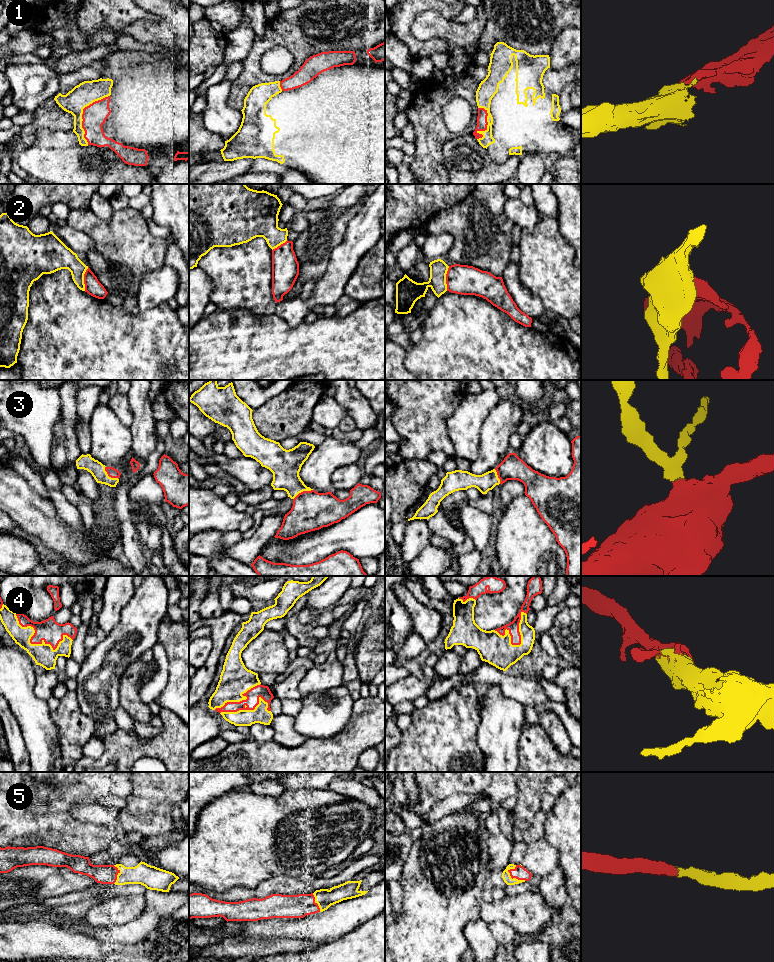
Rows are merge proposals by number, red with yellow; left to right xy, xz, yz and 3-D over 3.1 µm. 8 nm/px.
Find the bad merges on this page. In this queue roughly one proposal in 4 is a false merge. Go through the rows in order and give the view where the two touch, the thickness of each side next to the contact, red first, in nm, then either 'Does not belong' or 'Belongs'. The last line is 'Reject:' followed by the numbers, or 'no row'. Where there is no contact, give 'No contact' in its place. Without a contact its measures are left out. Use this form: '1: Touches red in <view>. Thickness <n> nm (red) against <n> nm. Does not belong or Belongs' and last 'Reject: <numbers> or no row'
1: Touches red in xy. Thickness 190 nm (red) against 190 nm. Belongs
2: Touches red in yz. Thickness 240 nm (red) against 140 nm. Does not belong
3: Touches red in xy. Thickness 80 nm (red) against 120 nm. Belongs
4: Touches red in xy. Thickness 180 nm (red) against 180 nm. Belongs
5: Touches red in yz. Thickness 110 nm (red) against 70 nm. Belongs
Reject: 2

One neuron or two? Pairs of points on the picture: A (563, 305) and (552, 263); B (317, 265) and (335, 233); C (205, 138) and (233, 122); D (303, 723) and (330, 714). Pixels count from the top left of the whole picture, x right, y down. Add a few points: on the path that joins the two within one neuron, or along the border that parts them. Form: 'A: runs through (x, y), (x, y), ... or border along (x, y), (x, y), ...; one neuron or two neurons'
A: runs through (563, 295), (563, 288), (552, 276), (552, 273); one neuron
B: runs through (317, 257), (317, 251), (327, 241); one neuron
C: border along (201, 114), (203, 125), (225, 140); two neurons
D: runs through (310, 721), (323, 714); one neuron

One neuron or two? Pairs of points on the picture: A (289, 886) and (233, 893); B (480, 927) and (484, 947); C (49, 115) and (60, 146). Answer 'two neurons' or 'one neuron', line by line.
A: one neuron
B: one neuron
C: two neurons

